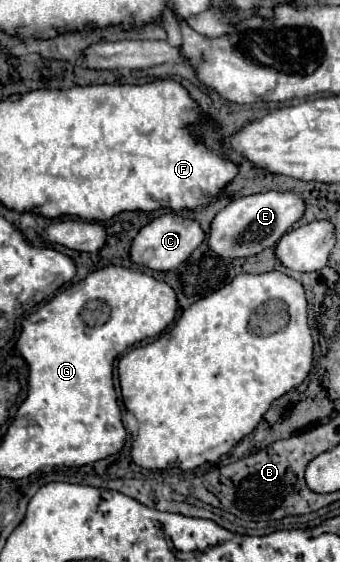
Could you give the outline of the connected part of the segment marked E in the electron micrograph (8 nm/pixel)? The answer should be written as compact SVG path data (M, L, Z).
M263 192L253 196L243 196L233 200L223 208L211 222L207 246L213 254L221 258L247 258L263 252L277 244L277 240L301 218L305 210L303 200L293 192Z

